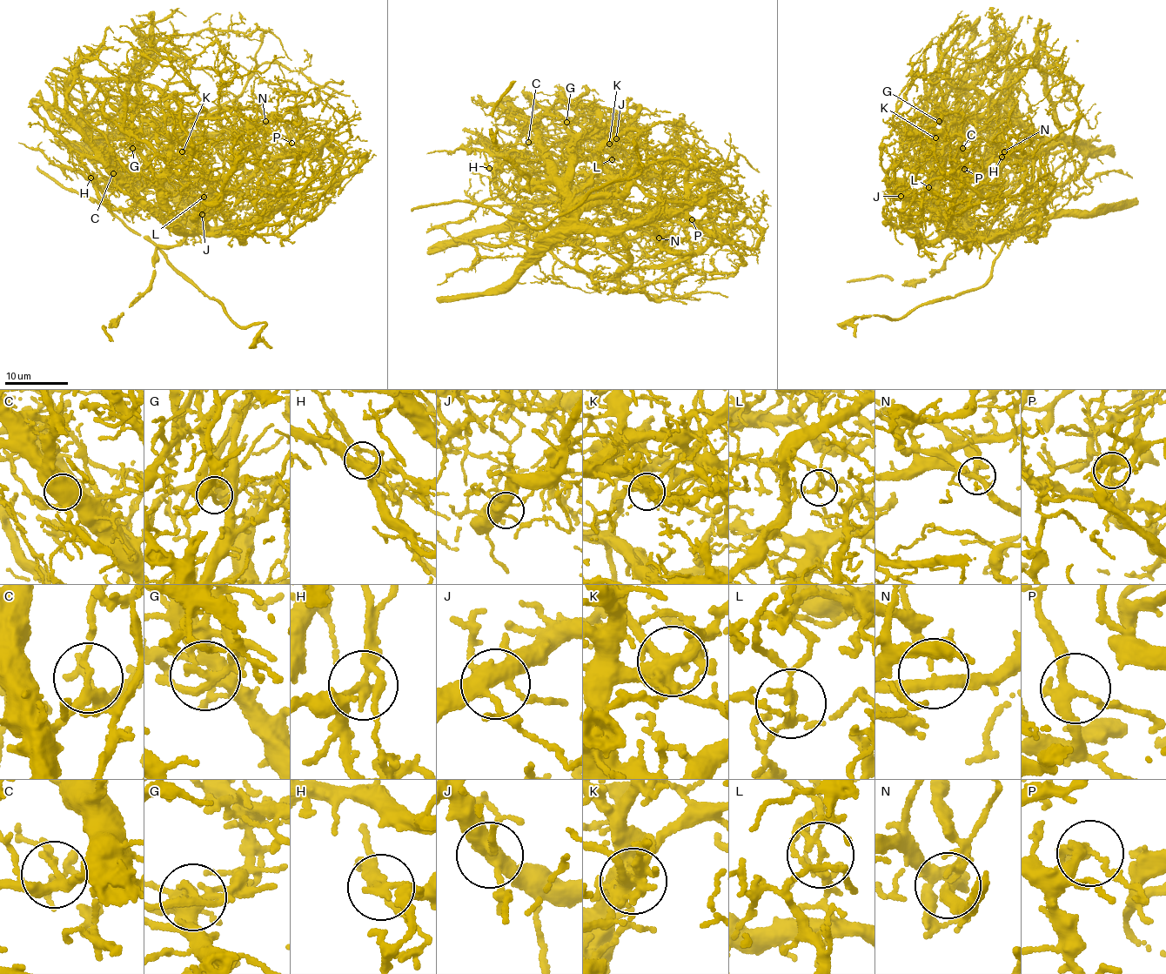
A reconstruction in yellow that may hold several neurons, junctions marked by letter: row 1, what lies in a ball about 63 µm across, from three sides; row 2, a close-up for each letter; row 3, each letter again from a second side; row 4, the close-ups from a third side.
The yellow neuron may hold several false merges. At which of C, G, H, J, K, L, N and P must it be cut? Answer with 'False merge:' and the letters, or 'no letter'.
False merge: G, H, K, L, N

